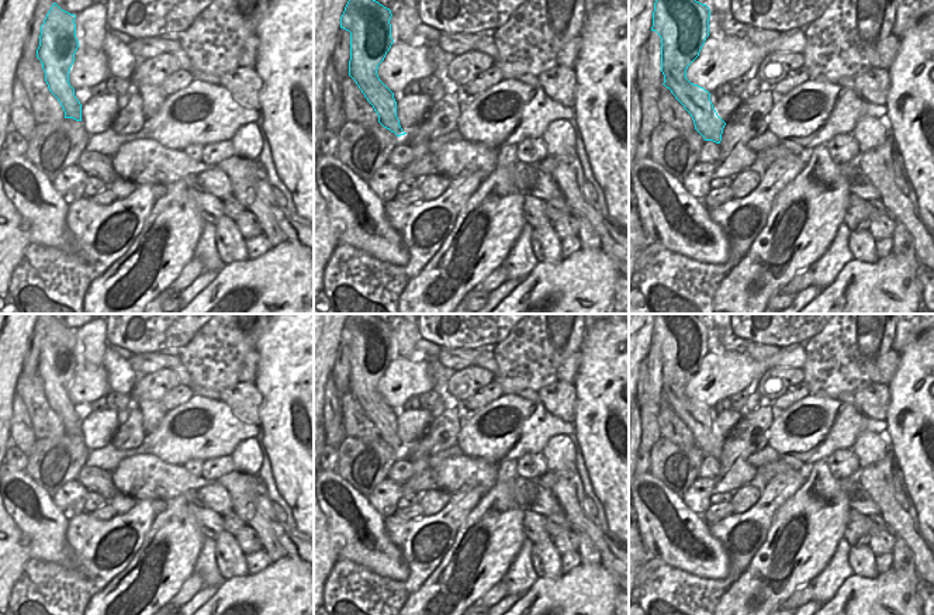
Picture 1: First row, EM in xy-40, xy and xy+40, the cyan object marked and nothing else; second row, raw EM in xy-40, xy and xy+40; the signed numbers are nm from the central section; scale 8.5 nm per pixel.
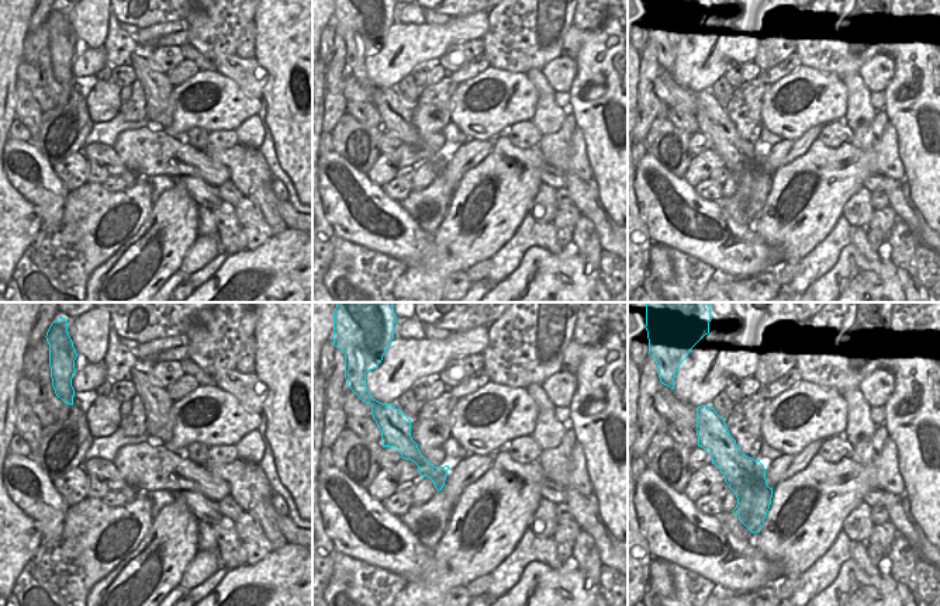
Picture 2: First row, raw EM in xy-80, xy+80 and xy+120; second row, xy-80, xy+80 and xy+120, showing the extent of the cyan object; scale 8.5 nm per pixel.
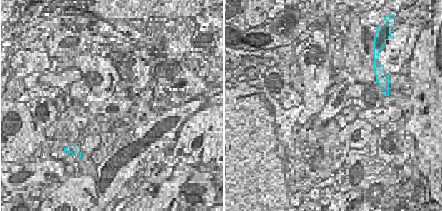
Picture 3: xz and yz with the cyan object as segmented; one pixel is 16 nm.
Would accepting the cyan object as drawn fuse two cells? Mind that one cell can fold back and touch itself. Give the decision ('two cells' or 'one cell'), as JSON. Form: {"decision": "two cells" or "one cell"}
{"decision": "one cell"}

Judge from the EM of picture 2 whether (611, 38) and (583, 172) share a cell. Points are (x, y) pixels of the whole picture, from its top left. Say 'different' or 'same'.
different

